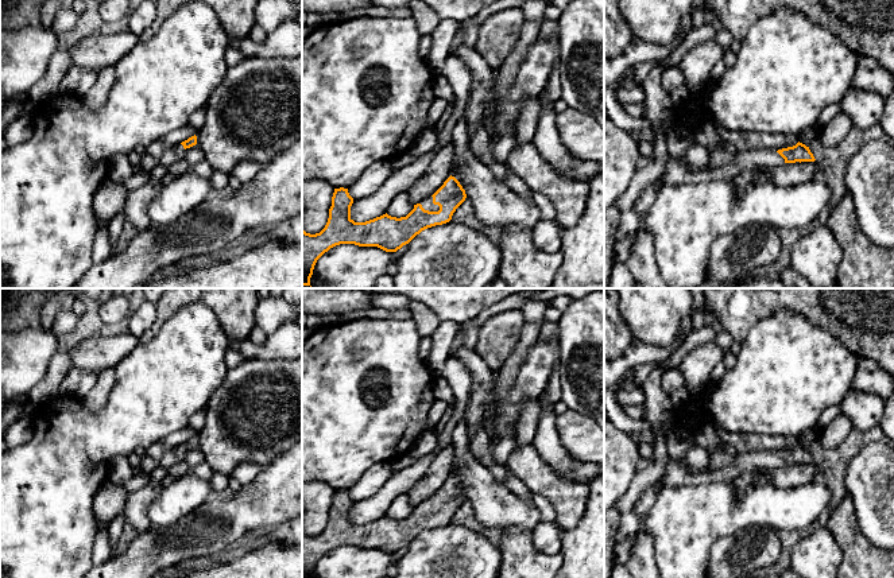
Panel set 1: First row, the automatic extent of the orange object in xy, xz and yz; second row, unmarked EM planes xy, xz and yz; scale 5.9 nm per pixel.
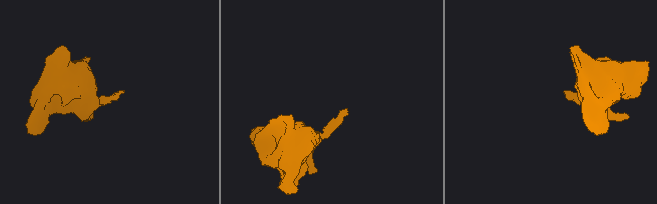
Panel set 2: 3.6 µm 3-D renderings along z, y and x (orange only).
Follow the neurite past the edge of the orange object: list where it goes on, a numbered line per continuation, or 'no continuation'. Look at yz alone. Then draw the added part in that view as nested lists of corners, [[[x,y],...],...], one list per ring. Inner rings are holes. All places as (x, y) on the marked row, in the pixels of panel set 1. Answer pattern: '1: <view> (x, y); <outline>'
1: yz (677, 171); [[[771,148],[739,150],[731,162],[723,166],[709,164],[704,170],[690,168],[682,158],[669,158],[662,174],[663,185],[704,183],[711,181],[734,179],[739,172],[756,167],[770,168],[781,166],[785,159]]]

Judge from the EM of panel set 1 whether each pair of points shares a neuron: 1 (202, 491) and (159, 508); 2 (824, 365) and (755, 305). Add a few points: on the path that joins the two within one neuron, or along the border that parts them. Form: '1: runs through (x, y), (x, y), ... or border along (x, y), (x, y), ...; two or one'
1: runs through (192, 492), (170, 505); one
2: border along (798, 313), (778, 310), (761, 318), (744, 337); two

